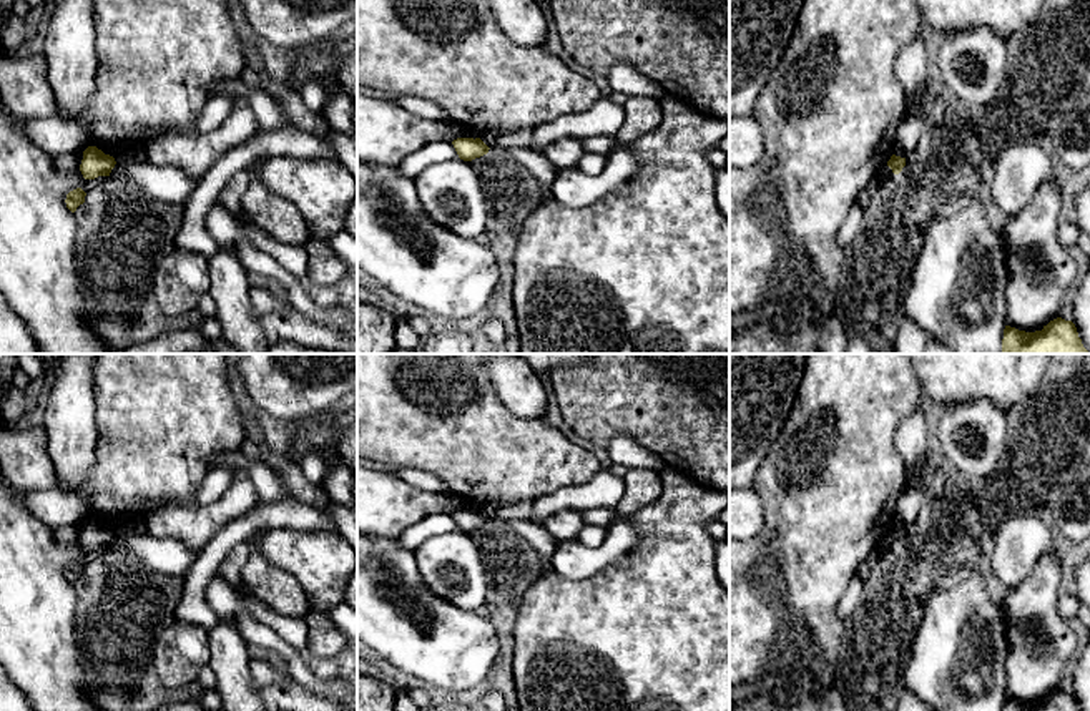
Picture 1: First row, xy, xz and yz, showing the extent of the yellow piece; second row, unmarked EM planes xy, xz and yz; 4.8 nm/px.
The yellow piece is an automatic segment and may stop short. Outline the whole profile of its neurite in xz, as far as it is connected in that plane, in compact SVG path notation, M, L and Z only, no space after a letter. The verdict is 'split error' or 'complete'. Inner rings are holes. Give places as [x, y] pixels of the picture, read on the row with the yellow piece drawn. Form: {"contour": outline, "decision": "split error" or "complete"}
{"contour": "M457 138L452 141L457 154L464 161L472 161L489 153L489 146L480 138Z", "decision": "complete"}

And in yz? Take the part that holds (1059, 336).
{"contour": "M1057 317L1035 332L1005 326L1000 354L1088 354L1088 351L1075 324Z", "decision": "complete"}

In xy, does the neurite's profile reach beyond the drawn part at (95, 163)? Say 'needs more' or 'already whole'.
already whole

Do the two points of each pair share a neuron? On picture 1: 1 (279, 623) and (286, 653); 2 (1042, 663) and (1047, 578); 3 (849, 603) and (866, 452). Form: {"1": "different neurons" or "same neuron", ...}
{"1": "different neurons", "2": "same neuron", "3": "different neurons"}

